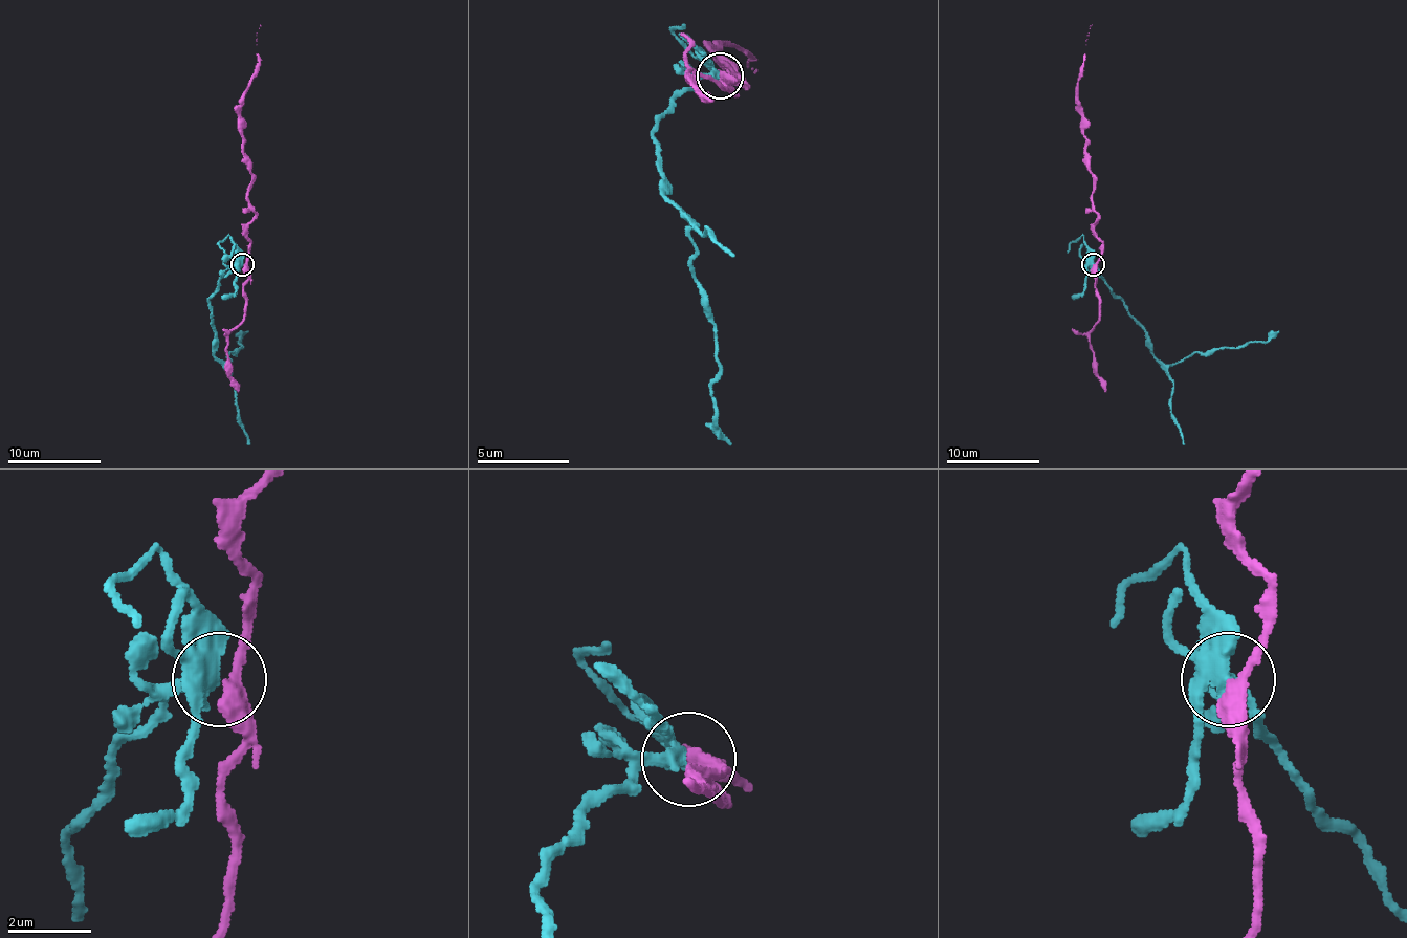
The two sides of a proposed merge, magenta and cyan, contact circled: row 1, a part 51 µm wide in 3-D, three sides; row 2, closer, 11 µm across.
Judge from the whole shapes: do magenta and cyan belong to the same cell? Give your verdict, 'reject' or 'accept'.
reject

